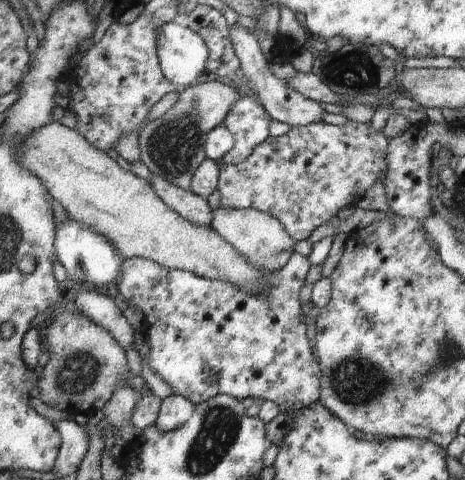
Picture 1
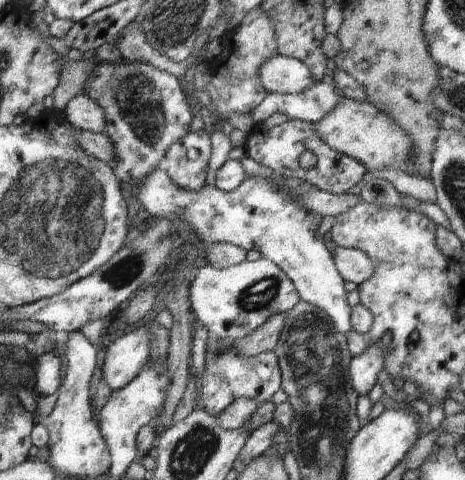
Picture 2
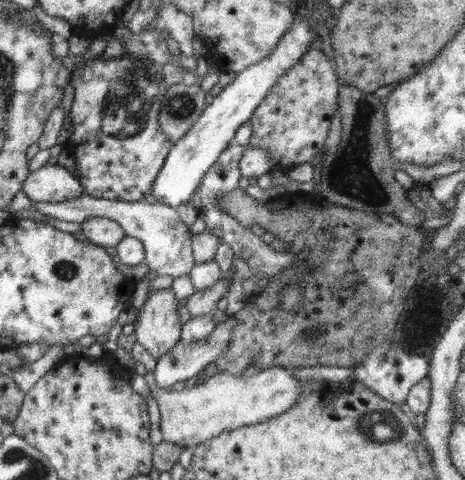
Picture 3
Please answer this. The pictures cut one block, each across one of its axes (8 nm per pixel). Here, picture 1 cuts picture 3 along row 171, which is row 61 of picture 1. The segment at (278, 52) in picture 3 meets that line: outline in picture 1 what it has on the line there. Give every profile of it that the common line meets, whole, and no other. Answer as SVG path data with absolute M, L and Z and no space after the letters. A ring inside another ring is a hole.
M175 21L165 23L157 33L157 54L164 77L183 88L196 85L207 70L209 51L204 40Z

